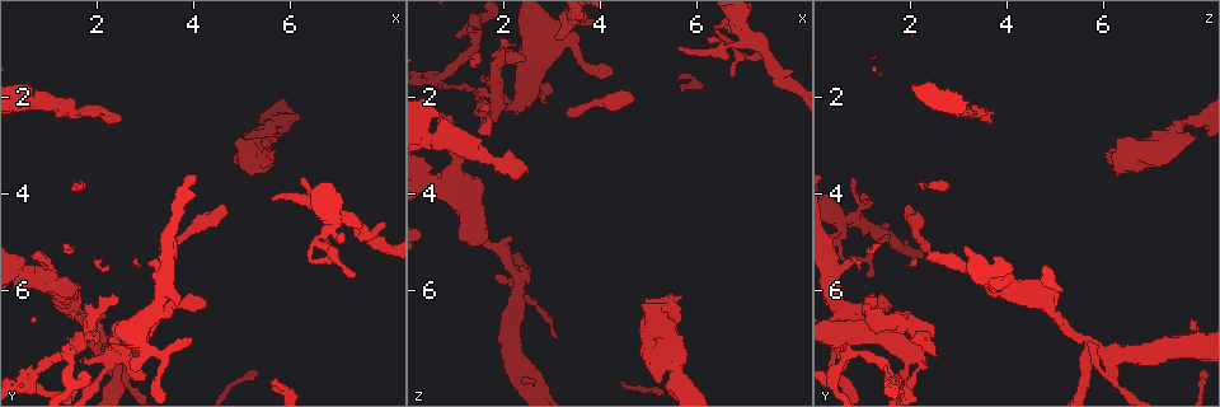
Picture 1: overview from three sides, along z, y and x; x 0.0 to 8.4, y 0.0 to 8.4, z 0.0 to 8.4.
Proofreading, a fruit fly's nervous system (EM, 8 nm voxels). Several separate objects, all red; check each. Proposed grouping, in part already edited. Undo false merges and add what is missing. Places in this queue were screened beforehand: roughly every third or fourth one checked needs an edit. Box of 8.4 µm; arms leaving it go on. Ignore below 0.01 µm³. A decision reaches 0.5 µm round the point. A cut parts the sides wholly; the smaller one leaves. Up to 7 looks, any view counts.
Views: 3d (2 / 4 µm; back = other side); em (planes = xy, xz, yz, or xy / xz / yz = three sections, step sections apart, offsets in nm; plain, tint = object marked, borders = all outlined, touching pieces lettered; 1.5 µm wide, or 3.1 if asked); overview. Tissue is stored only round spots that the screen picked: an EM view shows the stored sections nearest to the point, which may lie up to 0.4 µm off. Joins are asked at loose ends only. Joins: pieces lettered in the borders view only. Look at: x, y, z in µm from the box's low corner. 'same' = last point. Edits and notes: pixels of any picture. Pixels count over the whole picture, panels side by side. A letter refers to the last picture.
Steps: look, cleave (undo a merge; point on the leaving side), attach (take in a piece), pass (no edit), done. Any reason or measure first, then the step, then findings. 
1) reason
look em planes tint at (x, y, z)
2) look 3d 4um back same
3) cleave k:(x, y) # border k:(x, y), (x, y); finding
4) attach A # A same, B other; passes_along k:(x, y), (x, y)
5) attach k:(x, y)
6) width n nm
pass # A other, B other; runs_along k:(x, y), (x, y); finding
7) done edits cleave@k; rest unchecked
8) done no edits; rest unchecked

free end
look em xy step 8 borders at (2.45, 6.60, 7.80)

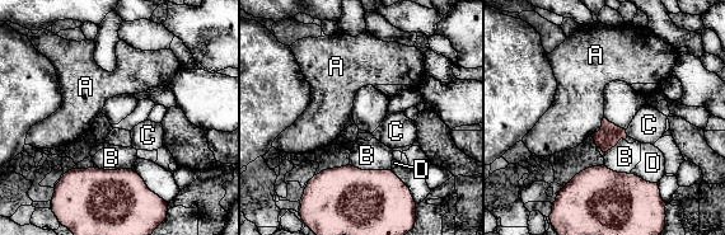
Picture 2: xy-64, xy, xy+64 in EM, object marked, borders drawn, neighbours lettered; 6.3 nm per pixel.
pass # A other, B other, C other, D other; border 2:(603, 117), (602, 126), (590, 135); none of them fits

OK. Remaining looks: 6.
sudden change in width
look em planes borders at (2.60, 7.95, 6.20)

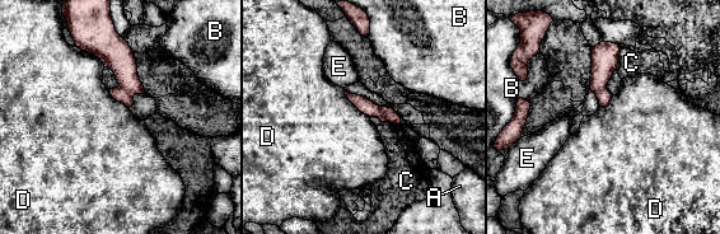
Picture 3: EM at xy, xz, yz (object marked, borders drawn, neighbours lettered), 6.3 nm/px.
cleave 3:(365, 106) # A other, B other, C other, D other, E other; two cells meet here

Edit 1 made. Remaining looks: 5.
branch stops here
look 3d 4um at (2.80, 7.65, 0.60)

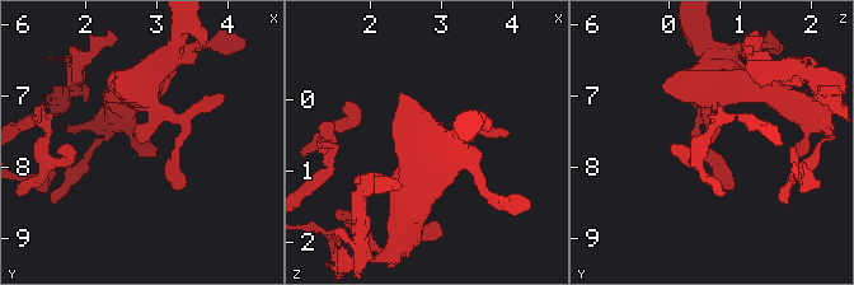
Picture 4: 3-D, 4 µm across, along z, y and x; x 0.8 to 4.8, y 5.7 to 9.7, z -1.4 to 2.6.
now the EM
look em yz step 4 borders at (2.70, 7.70, 0.65)

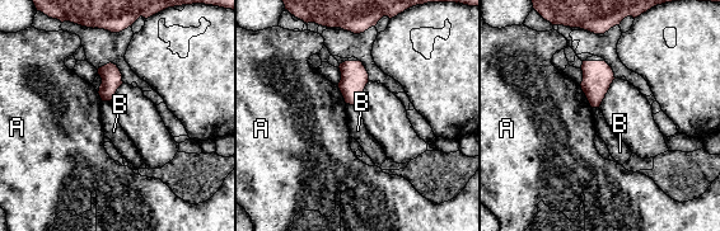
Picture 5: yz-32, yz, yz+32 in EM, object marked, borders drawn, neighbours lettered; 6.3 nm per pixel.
another direction
look em xy step 8 borders same

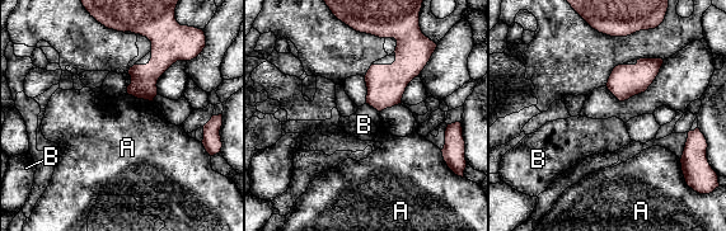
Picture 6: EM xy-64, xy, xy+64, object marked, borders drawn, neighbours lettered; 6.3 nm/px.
pass # A other, B other; none of them fits

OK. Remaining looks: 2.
done edits cleave@3; rest unchecked

